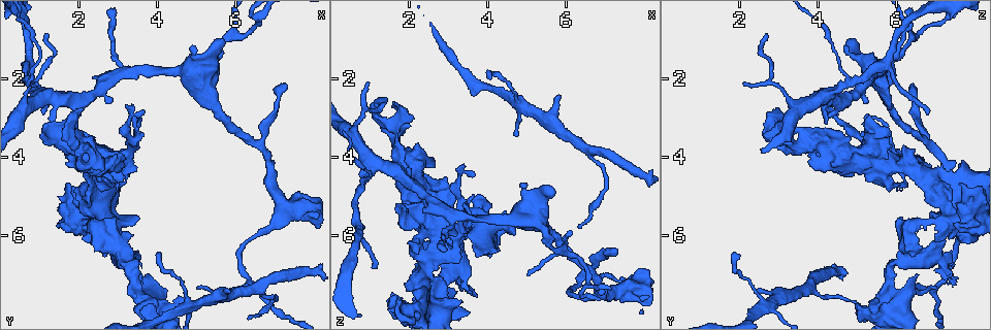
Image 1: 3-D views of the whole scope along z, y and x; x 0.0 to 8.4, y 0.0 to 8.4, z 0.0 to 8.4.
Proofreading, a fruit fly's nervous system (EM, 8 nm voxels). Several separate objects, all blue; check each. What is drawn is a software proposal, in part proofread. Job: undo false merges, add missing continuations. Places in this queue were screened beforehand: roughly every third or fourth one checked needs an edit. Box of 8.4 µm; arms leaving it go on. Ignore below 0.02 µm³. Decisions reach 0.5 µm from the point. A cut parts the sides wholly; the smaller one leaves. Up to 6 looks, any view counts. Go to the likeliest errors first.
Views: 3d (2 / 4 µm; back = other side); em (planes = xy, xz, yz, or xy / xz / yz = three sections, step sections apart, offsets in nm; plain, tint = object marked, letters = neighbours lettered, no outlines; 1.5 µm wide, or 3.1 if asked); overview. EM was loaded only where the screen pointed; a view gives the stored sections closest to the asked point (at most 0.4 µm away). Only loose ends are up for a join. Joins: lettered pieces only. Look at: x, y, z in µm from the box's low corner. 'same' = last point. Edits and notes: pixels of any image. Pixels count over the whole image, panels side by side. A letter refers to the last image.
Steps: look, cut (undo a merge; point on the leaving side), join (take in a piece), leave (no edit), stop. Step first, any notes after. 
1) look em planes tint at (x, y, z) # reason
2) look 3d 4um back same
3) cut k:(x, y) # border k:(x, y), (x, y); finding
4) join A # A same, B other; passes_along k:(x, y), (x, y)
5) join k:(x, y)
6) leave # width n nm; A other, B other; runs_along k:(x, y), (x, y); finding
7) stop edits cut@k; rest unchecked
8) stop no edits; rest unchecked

look em yz step 4 letters at (5.80, 7.45, 2.40) # tapers out

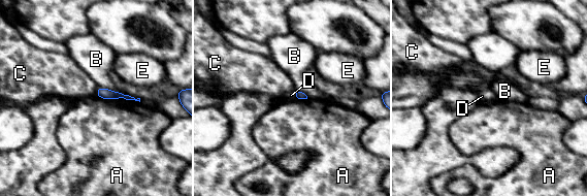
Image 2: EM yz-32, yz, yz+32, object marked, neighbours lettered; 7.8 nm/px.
leave # A other, B other, C other, D other, E other; border 2:(96, 94), (139, 102); no lettered piece goes on from it

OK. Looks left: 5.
look 3d 4um at (0.80, 1.90, 4.75) # calibre changes

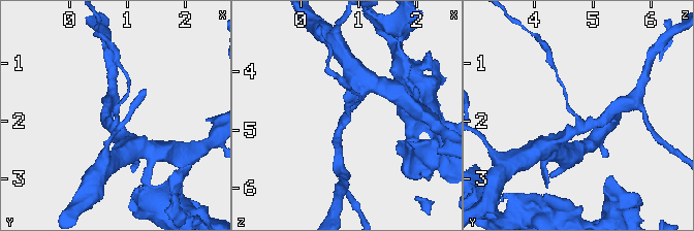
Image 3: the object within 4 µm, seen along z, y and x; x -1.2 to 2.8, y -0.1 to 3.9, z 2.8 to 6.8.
look em planes tint at (0.80, 1.90, 4.70) # arms 3

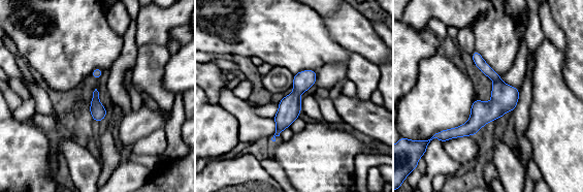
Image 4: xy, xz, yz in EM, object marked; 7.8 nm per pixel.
look em planes letters same # what lies round it

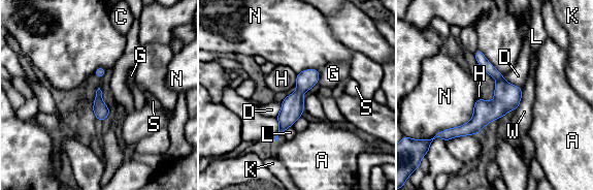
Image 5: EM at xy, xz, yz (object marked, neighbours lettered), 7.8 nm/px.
leave # longest_contact N 320 nm; A other, C other, D other, G other, H other, K other, L other, N other, S other, W other; one cell here

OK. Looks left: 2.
look 3d 4um at (3.25, 1.85, 5.50)

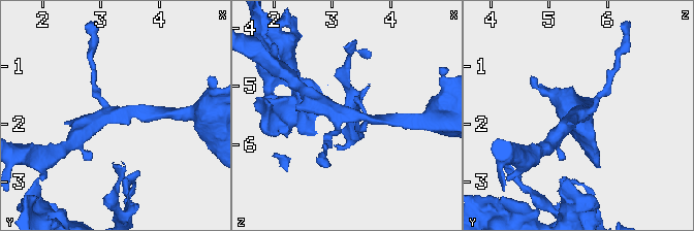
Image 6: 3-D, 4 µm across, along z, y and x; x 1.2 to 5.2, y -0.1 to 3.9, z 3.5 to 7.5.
look em planes letters at (3.30, 1.80, 5.55)

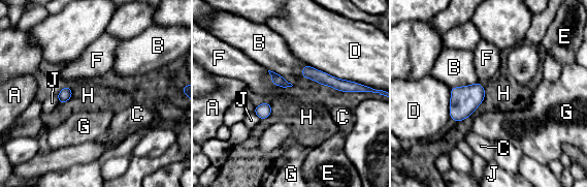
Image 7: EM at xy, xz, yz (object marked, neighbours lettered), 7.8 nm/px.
leave # width 90 nm; A other, B other, C other, D other, E other, F other, G other, H other, J other; border 7:(485, 88), (485, 97), (475, 111); all the same cell

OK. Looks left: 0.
stop no edits; rest unchecked

